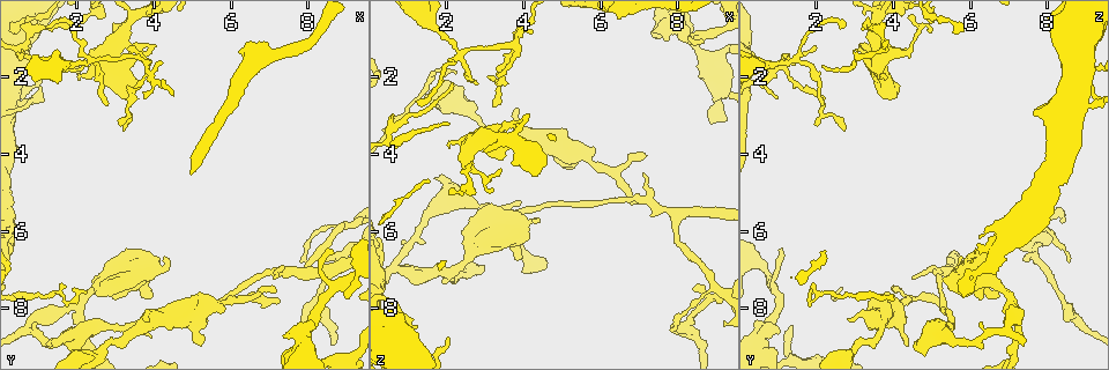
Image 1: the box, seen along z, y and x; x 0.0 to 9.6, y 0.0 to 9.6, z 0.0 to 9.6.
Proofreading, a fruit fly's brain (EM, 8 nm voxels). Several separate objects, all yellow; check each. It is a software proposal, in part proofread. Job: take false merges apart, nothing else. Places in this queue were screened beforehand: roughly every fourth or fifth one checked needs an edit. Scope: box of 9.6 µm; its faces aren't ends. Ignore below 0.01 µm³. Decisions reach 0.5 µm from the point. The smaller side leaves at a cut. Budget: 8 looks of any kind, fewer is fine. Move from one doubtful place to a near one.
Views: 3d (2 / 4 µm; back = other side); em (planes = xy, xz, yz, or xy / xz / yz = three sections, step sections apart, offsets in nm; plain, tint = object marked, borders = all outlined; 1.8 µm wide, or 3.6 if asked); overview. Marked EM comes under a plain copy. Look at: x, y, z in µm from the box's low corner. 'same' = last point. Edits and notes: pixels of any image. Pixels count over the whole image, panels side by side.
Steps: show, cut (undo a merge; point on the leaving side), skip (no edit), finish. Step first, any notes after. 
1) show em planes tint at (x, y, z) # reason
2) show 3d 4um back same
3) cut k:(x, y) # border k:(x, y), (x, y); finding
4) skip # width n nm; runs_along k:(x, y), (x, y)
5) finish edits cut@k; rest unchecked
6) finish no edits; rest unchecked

show 3d 4um at (0.70, 8.45, 7.00) # sudden change in width

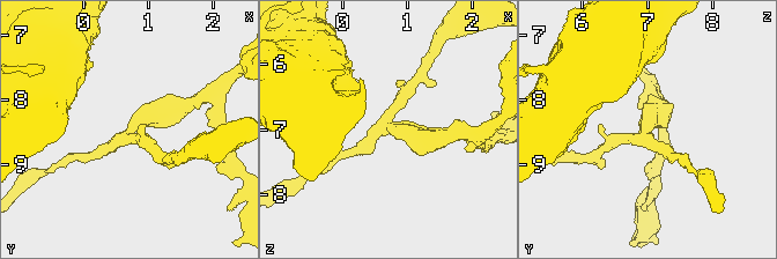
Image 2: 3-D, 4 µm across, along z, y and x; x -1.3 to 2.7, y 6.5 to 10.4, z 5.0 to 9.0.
show em planes tint at (0.70, 8.50, 6.90) # arms 3; arm_widths 190, 200, 360 nm

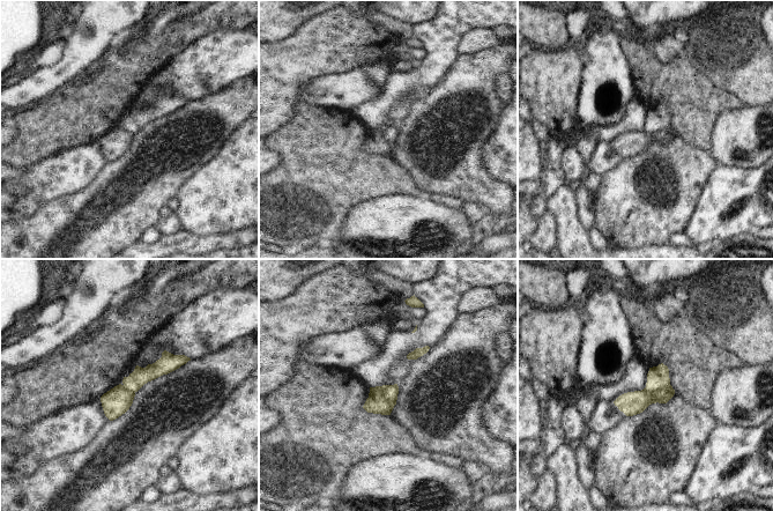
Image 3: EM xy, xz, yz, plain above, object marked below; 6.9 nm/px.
cut 3:(631, 404) # two cells meet here

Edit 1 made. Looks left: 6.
show overview

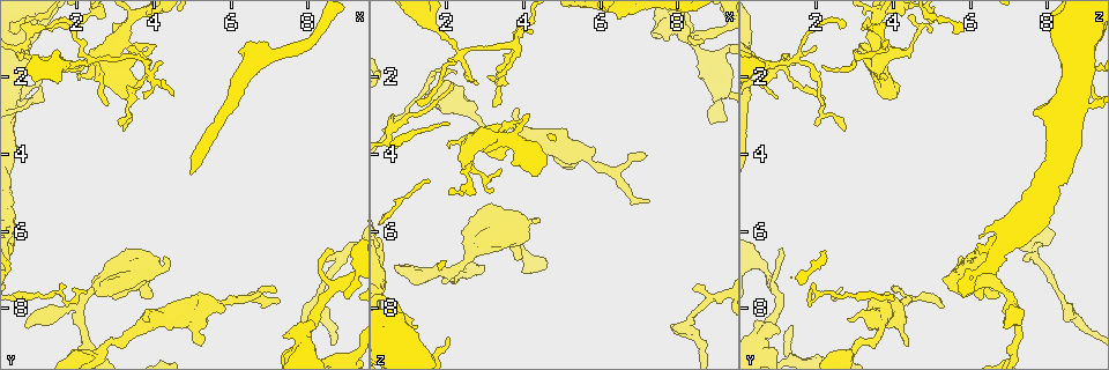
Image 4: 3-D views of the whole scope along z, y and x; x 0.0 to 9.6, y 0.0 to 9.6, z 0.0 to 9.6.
show 3d 2um at (2.35, 1.55, 1.45) # four or more arms meet

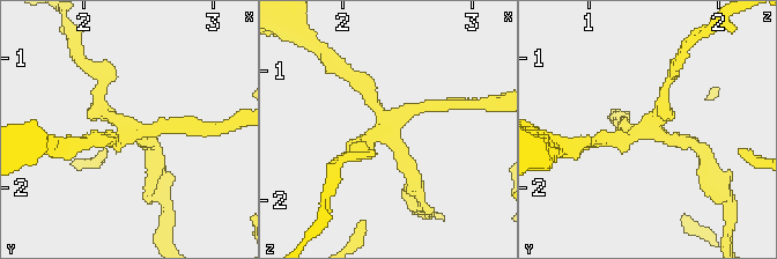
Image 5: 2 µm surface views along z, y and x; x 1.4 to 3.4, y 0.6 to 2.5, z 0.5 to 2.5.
show em planes tint at (2.38, 1.58, 1.44) # arms 4; need the tissue

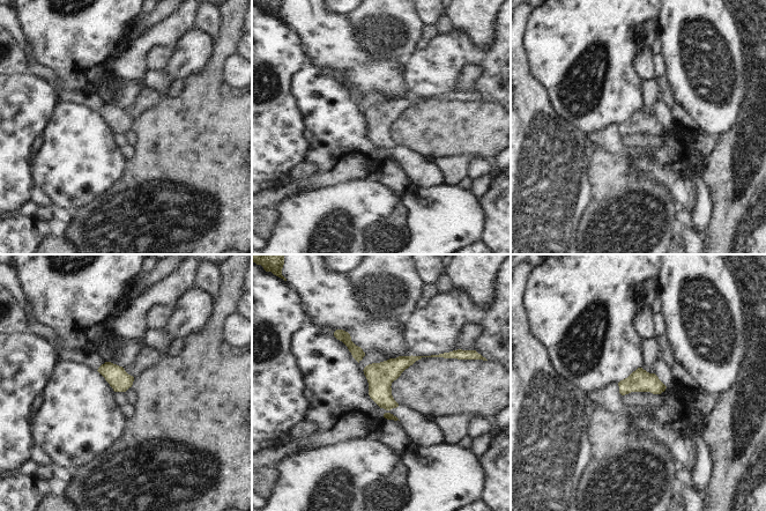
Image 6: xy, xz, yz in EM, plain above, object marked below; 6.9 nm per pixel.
skip # width 150 nm; one cell here

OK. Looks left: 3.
finish edits cut@3; rest unchecked

